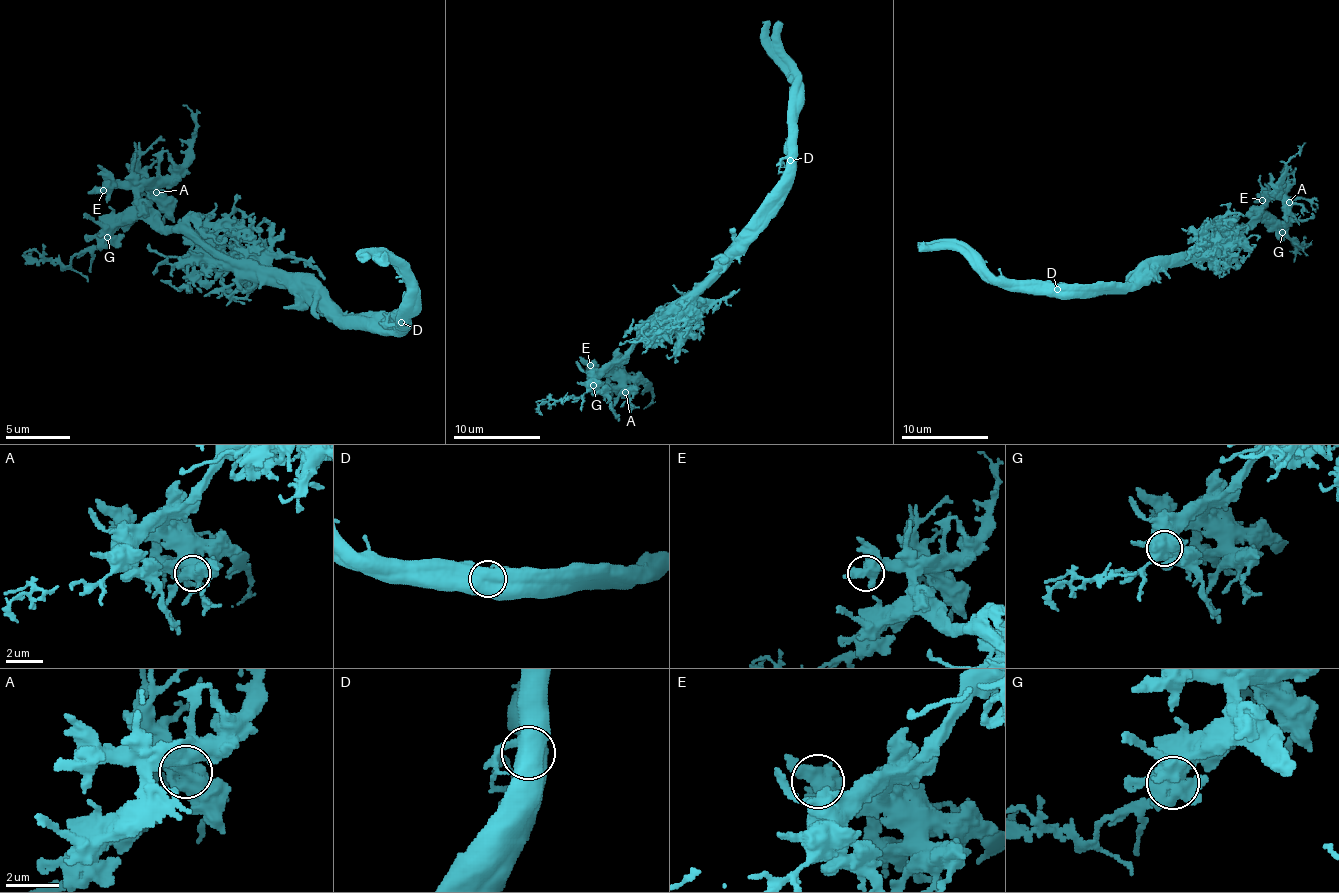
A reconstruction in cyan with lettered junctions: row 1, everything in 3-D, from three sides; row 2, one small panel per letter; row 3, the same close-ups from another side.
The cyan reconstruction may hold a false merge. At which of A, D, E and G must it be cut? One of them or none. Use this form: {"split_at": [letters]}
{"split_at": ["D"]}

